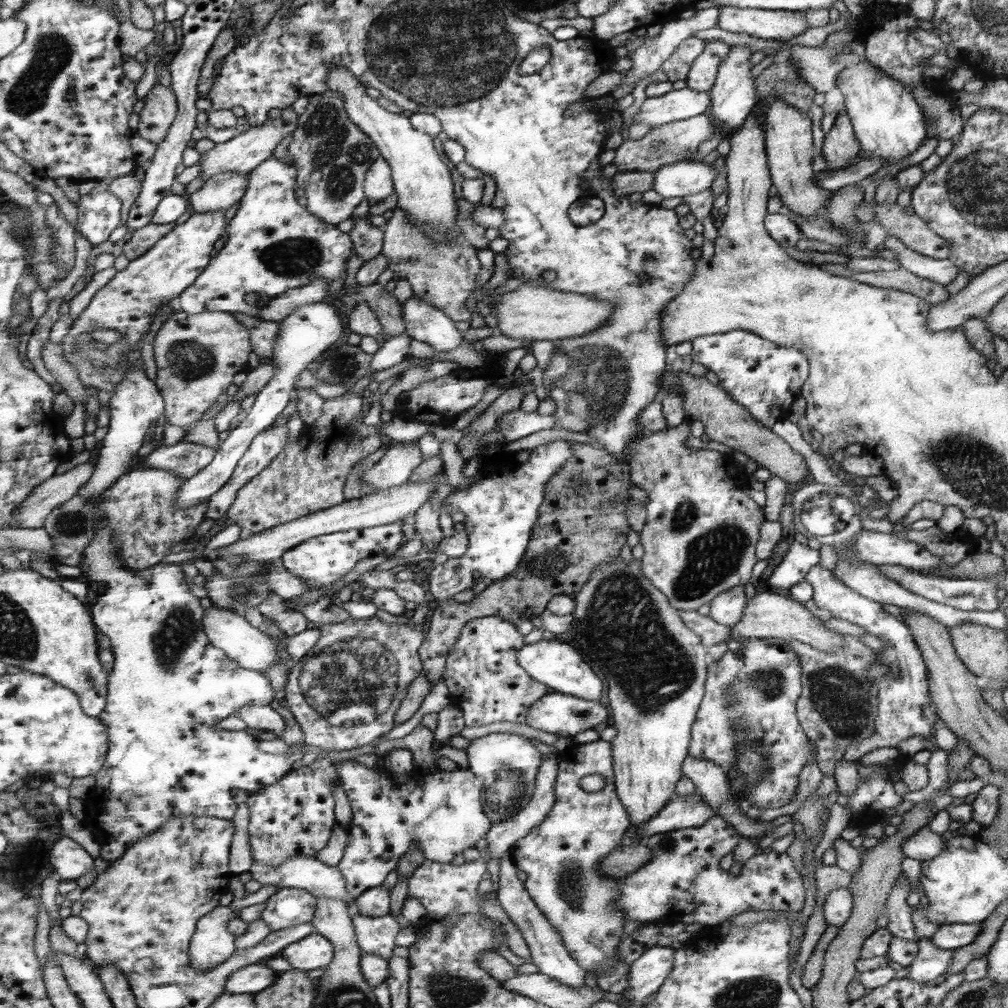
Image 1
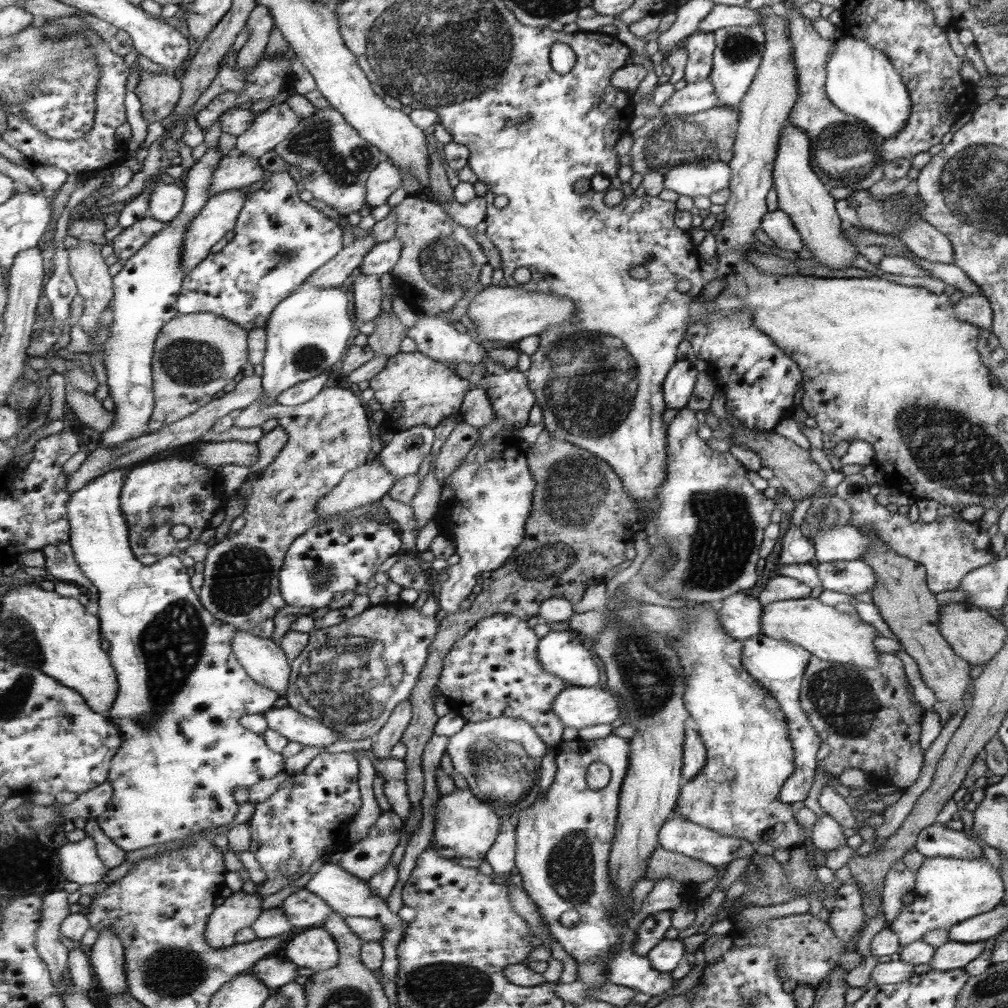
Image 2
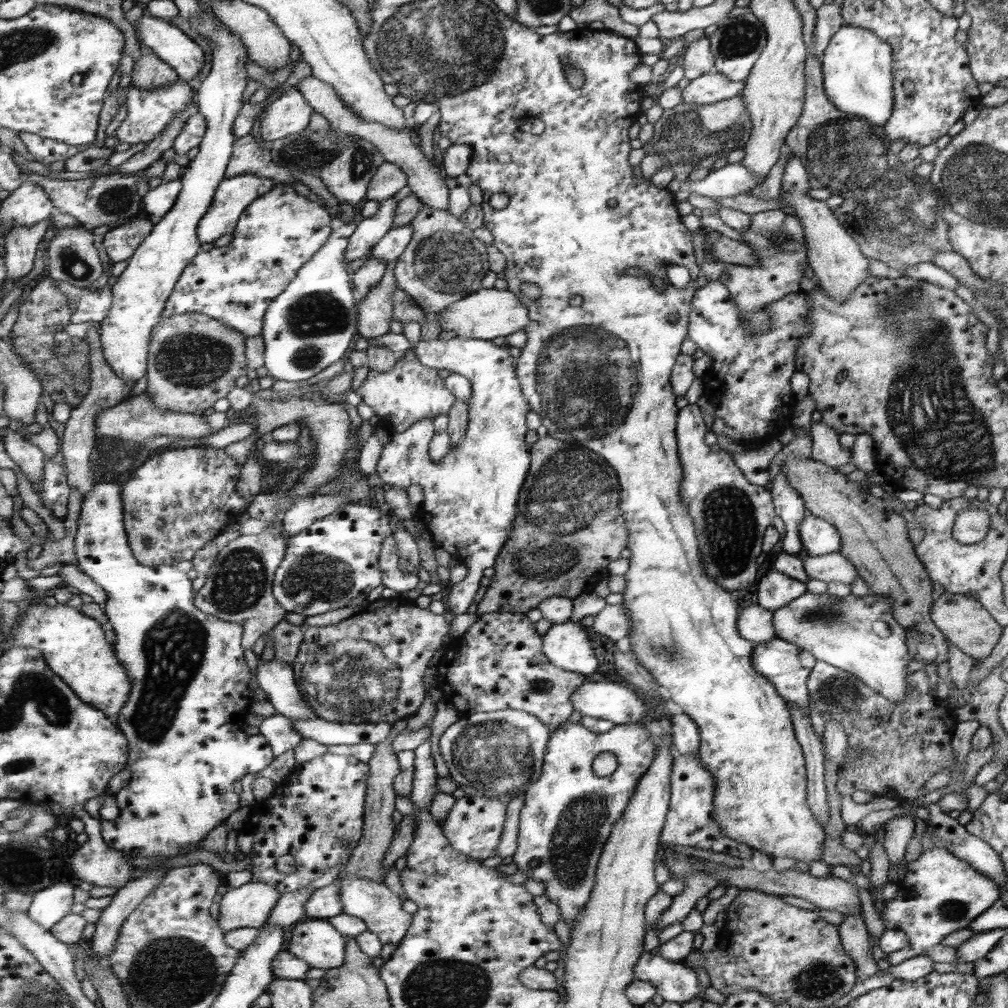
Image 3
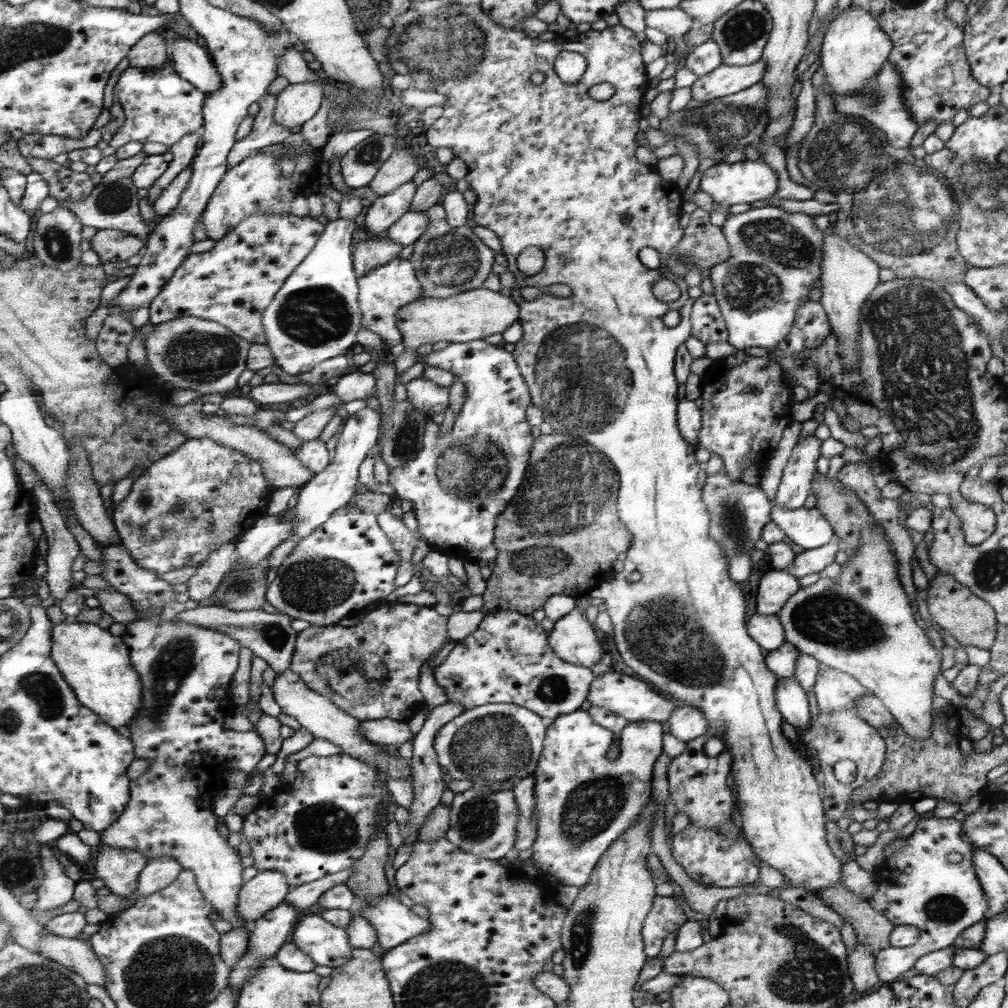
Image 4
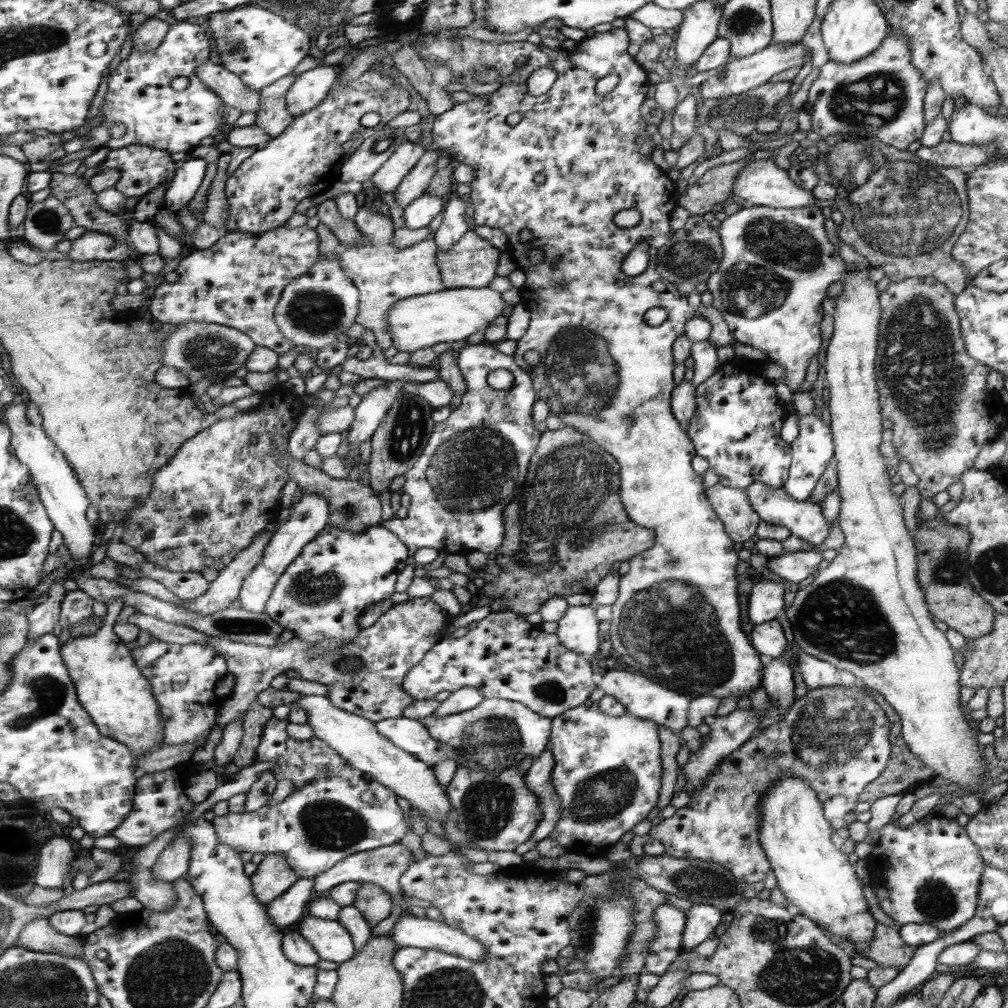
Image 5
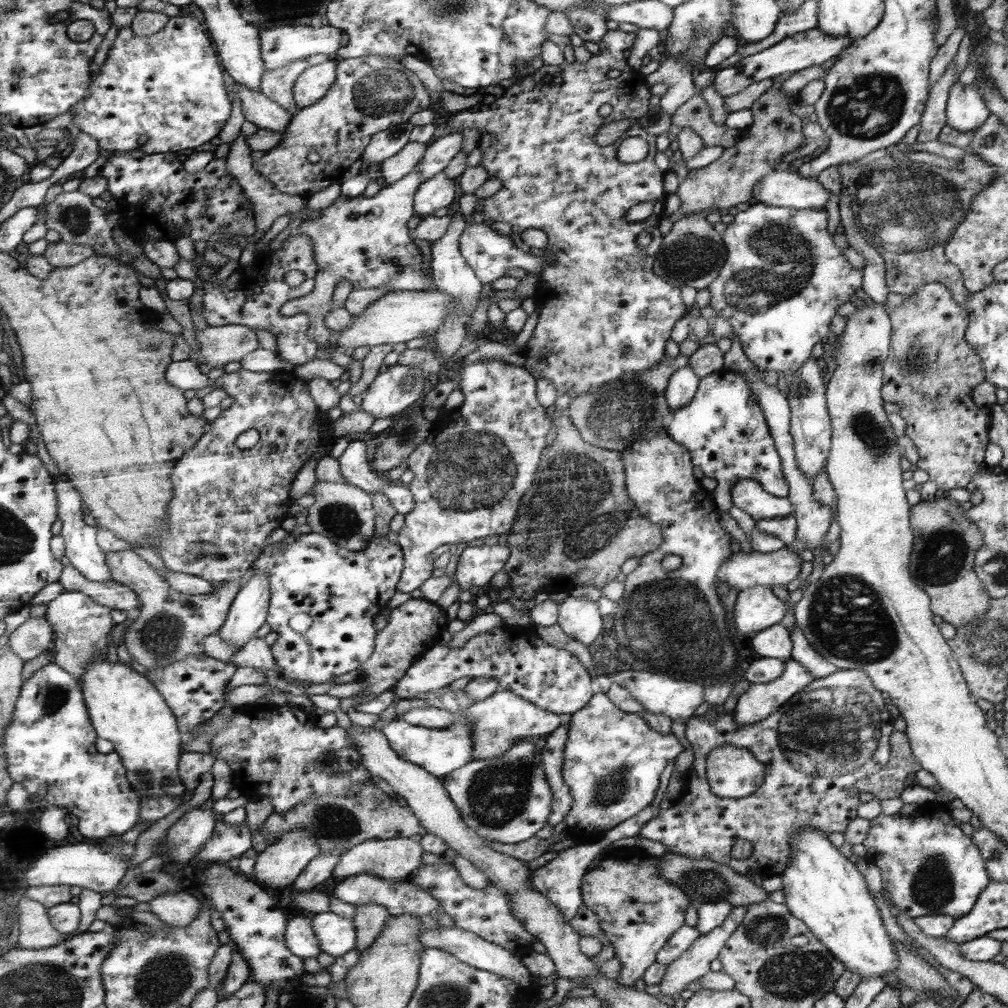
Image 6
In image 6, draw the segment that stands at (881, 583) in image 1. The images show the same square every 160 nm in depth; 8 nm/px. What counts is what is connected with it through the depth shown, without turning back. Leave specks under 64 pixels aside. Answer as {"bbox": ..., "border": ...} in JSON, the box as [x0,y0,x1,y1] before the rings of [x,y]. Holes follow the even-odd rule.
{"bbox":[718,546,803,591],"border":[[[786,546],[769,553],[760,551],[748,553],[741,550],[732,553],[729,560],[722,564],[718,577],[724,584],[728,584],[732,588],[738,588],[740,591],[749,589],[754,585],[766,587],[778,586],[778,584],[787,585],[798,577],[803,562],[796,551],[791,551]]]}

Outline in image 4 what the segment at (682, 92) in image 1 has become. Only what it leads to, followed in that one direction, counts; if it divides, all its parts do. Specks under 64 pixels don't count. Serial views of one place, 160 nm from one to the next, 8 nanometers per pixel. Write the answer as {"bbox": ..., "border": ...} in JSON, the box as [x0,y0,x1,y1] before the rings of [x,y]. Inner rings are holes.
{"bbox":[691,59,767,101],"border":[[[764,59],[746,66],[732,66],[722,63],[712,73],[705,74],[696,79],[691,91],[694,99],[706,101],[722,98],[729,94],[740,93],[750,86],[761,82],[765,76],[767,64]]]}

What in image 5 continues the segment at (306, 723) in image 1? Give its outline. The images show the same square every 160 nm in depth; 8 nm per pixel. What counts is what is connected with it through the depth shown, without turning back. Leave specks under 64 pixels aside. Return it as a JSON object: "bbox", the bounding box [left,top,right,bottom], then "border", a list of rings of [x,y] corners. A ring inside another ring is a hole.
{"bbox":[127,597,448,728],"border":[[[410,597],[405,602],[394,604],[372,626],[362,629],[352,641],[333,652],[321,650],[317,644],[309,644],[299,636],[294,636],[286,643],[262,646],[211,637],[190,626],[164,622],[144,614],[130,615],[127,622],[148,630],[152,638],[181,645],[212,646],[226,656],[229,673],[236,680],[231,695],[224,699],[225,704],[217,716],[217,726],[225,728],[239,716],[246,715],[254,699],[269,688],[275,677],[288,672],[300,679],[324,684],[333,706],[344,711],[350,710],[350,714],[362,715],[377,725],[388,719],[404,717],[404,709],[416,700],[406,694],[403,688],[405,678],[409,676],[410,670],[425,660],[426,653],[436,642],[444,640],[448,620],[448,614],[430,597]]]}

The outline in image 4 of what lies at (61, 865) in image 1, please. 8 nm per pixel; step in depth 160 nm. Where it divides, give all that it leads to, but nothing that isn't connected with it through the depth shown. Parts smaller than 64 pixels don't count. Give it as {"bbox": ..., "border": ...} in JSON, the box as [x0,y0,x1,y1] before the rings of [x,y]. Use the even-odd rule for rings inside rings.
{"bbox":[94,843,149,897],"border":[[[101,843],[94,857],[96,857],[96,876],[104,881],[105,886],[111,890],[112,894],[118,894],[118,896],[122,897],[131,896],[131,894],[135,893],[139,874],[149,860],[141,852],[125,848],[114,848]]]}

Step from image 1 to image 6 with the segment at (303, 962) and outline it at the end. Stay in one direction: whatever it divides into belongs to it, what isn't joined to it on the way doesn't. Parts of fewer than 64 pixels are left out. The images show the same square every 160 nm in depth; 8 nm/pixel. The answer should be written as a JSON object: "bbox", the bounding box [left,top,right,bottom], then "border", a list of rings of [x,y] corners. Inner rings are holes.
{"bbox":[312,911,357,957],"border":[[[334,911],[316,913],[312,928],[322,953],[339,957],[357,948],[357,927],[352,919],[344,918]]]}

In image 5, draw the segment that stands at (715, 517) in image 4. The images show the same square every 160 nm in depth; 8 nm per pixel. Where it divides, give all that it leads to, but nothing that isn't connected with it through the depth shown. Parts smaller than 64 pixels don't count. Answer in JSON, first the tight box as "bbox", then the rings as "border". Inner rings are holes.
{"bbox":[708,483,761,542],"border":[[[717,483],[708,493],[709,502],[734,542],[746,542],[756,534],[761,517],[749,502],[748,490]]]}

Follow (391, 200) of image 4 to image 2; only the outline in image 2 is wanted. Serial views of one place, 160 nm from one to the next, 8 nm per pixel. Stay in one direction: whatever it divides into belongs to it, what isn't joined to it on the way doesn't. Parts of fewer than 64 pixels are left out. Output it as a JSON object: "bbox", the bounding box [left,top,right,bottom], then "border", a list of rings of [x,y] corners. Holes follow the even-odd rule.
{"bbox":[308,233,376,287],"border":[[[370,233],[361,240],[354,240],[352,246],[346,246],[333,261],[322,266],[308,278],[308,282],[323,287],[341,287],[350,273],[362,265],[364,256],[376,245]]]}

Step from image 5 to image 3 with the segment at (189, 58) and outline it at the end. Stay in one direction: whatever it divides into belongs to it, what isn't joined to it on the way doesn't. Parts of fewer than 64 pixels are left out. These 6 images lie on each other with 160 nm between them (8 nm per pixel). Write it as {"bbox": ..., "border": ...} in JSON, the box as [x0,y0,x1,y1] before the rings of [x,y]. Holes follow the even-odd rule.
{"bbox":[115,80,196,145],"border":[[[181,80],[173,82],[173,85],[166,85],[161,89],[152,89],[151,91],[138,88],[132,84],[128,85],[127,88],[127,116],[116,128],[115,137],[120,143],[126,142],[126,144],[131,145],[138,144],[138,142],[149,143],[154,138],[161,136],[169,128],[169,125],[173,124],[175,117],[193,103],[196,93],[192,87]]]}

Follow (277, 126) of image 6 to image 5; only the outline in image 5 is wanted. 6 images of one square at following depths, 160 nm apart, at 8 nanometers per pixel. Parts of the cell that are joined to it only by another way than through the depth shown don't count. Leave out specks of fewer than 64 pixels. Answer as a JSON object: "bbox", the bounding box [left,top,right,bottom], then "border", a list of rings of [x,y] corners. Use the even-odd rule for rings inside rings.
{"bbox":[197,60,261,112],"border":[[[207,60],[197,66],[197,77],[202,79],[202,82],[209,86],[210,90],[213,90],[222,99],[225,99],[228,107],[234,107],[241,112],[258,112],[261,103],[261,96],[258,91],[251,91],[242,79],[234,74],[231,70],[228,70],[222,64],[215,64]]]}

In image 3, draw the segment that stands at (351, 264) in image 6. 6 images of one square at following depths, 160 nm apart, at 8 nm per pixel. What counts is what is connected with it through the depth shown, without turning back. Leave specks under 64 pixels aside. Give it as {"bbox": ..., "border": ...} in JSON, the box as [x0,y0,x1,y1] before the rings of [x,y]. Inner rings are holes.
{"bbox":[358,269,399,339],"border":[[[387,269],[382,280],[365,294],[358,309],[358,335],[376,339],[390,332],[393,318],[392,295],[399,288],[392,269]]]}

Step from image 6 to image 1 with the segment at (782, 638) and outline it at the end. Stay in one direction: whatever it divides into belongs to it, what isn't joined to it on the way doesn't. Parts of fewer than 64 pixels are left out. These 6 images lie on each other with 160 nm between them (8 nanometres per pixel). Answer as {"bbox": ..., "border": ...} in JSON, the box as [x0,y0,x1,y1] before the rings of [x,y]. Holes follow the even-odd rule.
{"bbox":[708,586,747,628],"border":[[[734,586],[733,589],[720,593],[709,602],[710,613],[708,616],[718,624],[733,628],[742,620],[747,602],[744,587]]]}

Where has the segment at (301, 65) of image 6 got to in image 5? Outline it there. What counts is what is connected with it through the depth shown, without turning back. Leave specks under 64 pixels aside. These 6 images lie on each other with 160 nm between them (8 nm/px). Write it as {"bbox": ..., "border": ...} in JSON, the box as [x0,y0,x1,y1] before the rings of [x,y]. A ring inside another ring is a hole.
{"bbox":[255,75,295,138],"border":[[[289,75],[259,90],[261,103],[255,124],[263,128],[271,138],[276,138],[292,124],[293,116],[288,112],[285,98],[294,81],[295,76]]]}

